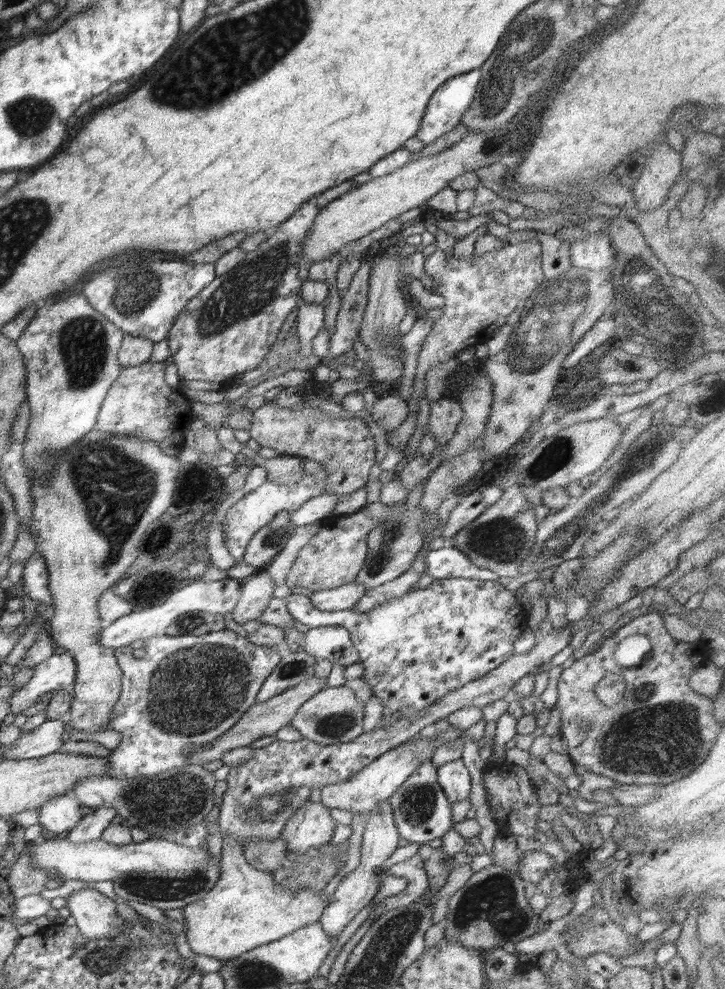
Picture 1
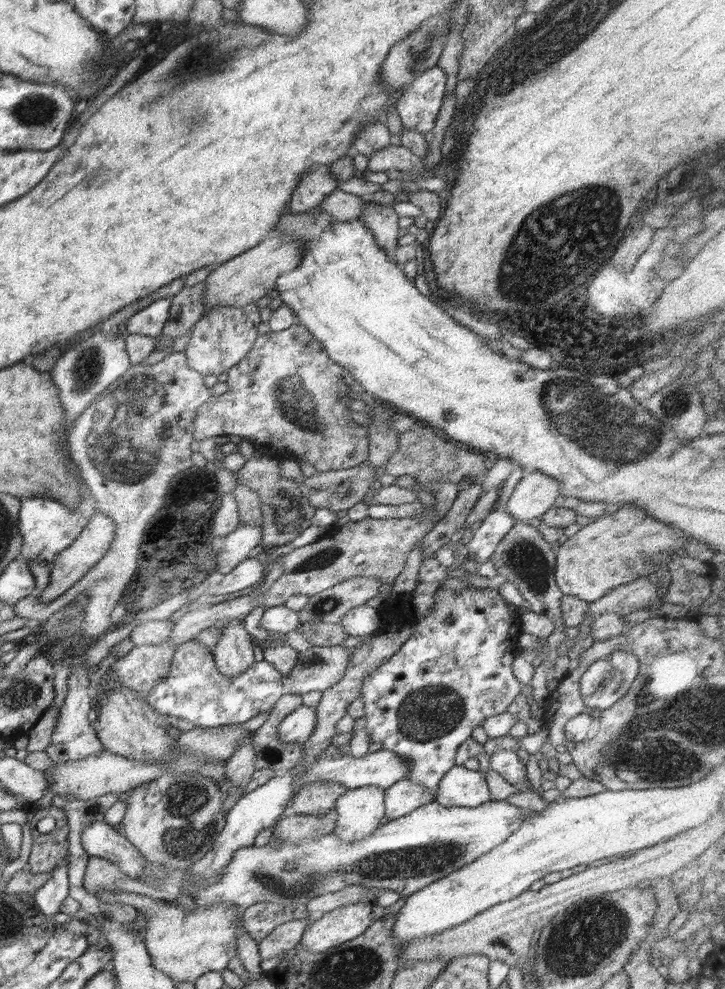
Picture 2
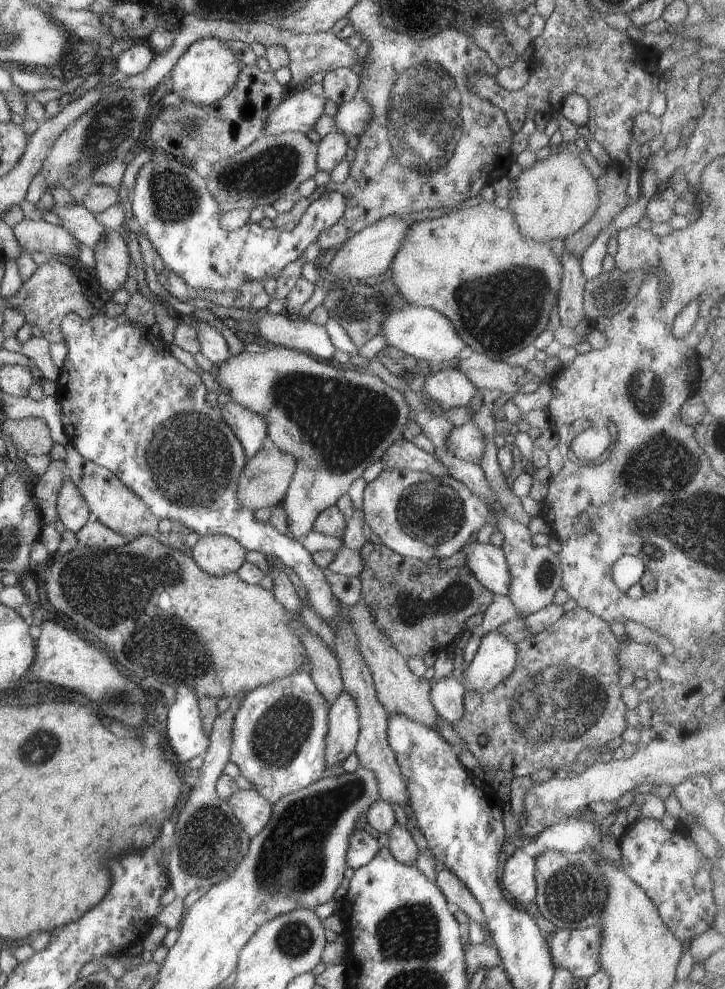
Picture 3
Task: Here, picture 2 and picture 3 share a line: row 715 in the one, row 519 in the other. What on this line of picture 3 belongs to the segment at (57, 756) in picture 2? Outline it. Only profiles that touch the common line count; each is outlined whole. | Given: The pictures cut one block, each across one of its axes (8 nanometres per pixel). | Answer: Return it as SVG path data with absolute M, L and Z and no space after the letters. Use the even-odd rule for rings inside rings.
M69 477L60 486L57 513L65 528L75 533L93 518L84 497Z

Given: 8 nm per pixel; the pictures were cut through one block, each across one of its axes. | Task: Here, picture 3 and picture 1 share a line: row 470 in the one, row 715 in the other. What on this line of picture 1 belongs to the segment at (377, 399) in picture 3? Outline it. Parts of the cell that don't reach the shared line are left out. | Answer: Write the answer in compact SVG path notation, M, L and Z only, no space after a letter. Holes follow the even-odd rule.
M344 685L339 688L326 687L313 695L295 712L290 724L304 739L326 746L351 742L353 738L363 733L362 722L364 722L364 705L361 705L355 693Z

